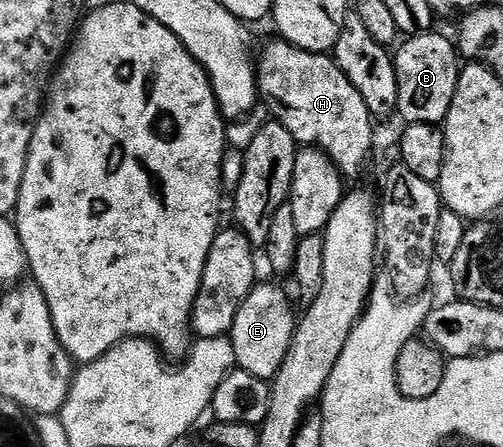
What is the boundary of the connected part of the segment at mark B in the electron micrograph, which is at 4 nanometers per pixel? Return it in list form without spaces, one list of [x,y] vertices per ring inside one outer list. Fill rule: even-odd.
[[[422,32],[406,37],[396,47],[395,65],[397,67],[397,114],[405,117],[406,123],[432,122],[444,123],[455,96],[459,65],[459,50],[438,32]]]

